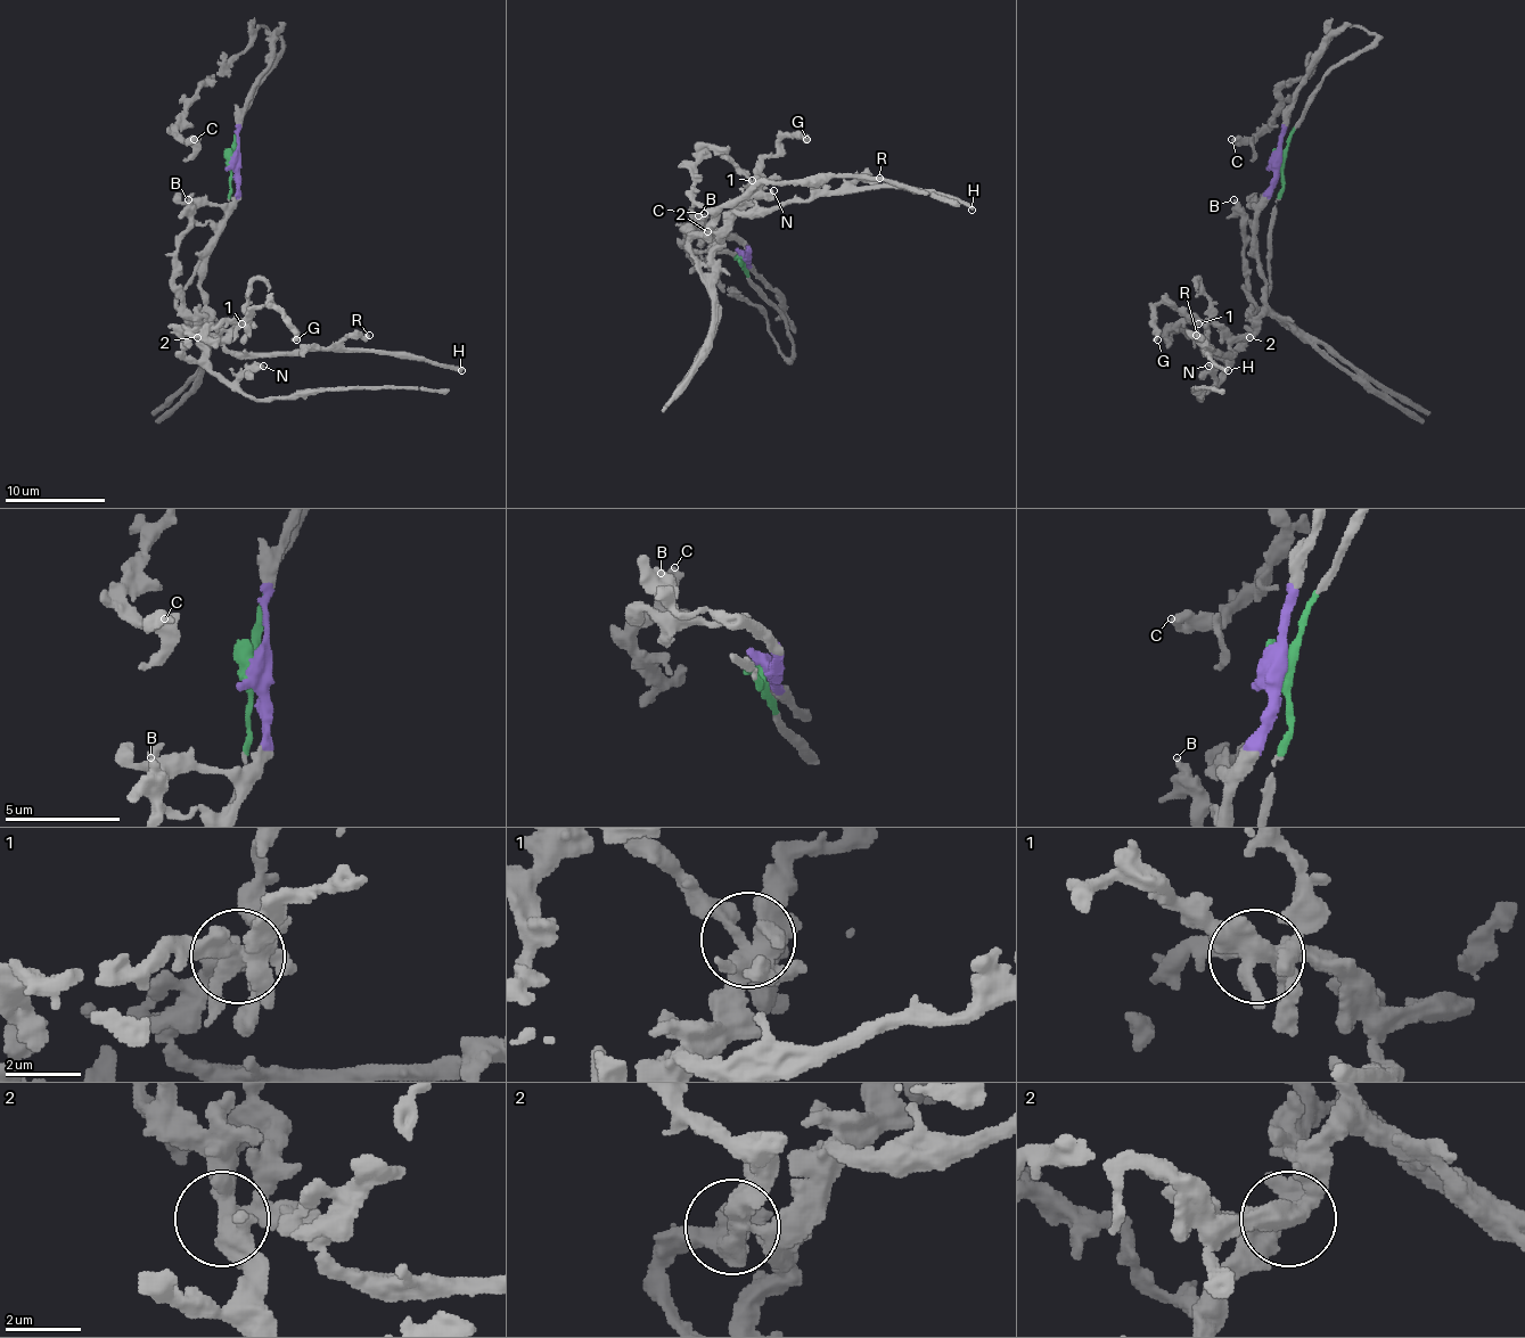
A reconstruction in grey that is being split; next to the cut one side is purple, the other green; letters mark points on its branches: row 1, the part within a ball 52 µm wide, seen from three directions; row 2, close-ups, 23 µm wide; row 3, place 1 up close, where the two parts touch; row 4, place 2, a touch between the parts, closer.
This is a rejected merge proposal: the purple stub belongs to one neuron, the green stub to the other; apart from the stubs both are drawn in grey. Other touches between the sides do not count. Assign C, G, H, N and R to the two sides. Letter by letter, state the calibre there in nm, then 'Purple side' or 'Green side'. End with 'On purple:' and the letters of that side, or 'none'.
C: Thickness 500 nm. Green side
G: Thickness 500 nm. Purple side
H: Thickness 320 nm. Purple side
N: Thickness 480 nm. Green side
R: Thickness 380 nm. Purple side
On purple: G, H, R

